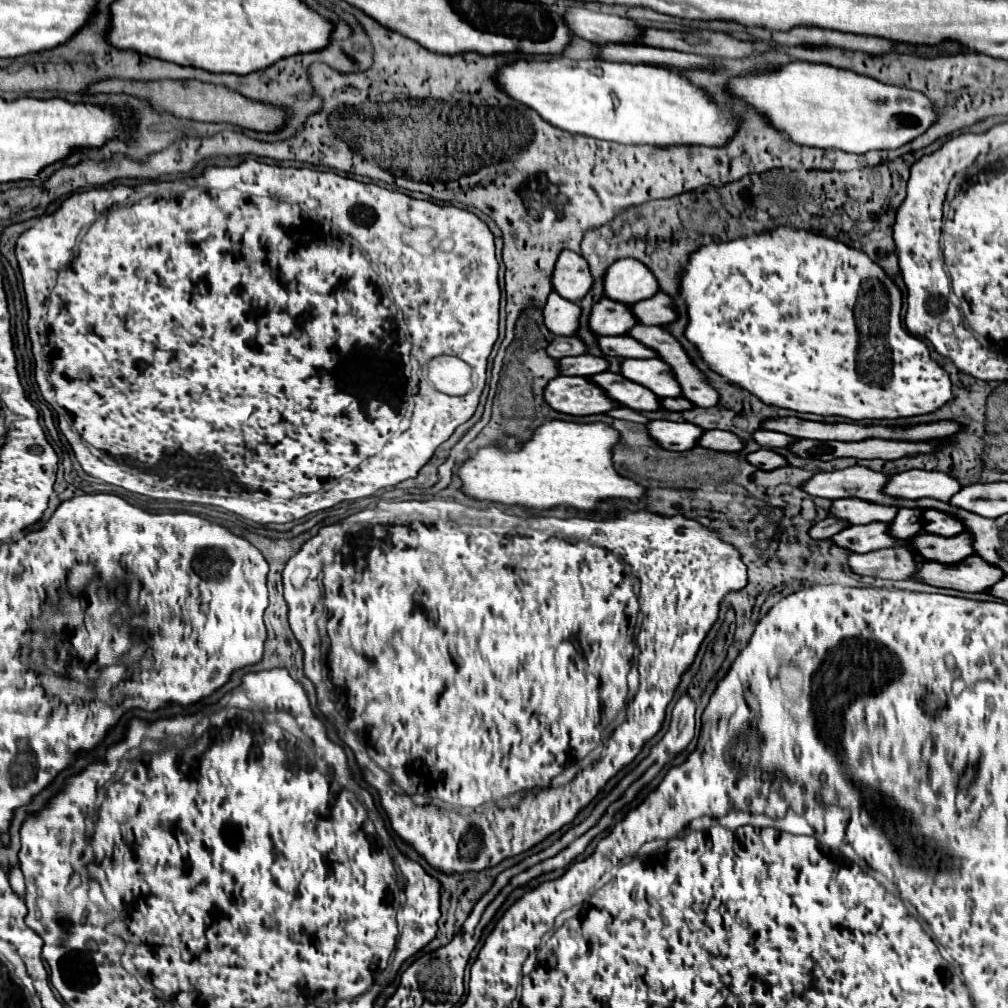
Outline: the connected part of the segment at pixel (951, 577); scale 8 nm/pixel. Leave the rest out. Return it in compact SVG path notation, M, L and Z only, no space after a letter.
M968 556L956 564L924 562L918 578L938 588L956 588L962 592L982 592L1004 578L1002 568L984 562L980 556Z

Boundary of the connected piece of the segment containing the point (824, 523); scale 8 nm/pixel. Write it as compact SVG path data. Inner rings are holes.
M828 516L828 518L824 518L824 520L820 520L820 522L816 522L814 526L812 526L812 530L810 530L810 536L812 538L832 538L834 534L838 534L838 532L842 532L844 528L848 528L850 524L848 522L844 522L842 518L834 518L834 516Z

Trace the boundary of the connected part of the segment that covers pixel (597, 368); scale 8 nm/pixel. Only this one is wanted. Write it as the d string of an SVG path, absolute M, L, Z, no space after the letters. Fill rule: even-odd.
M568 356L560 360L560 374L564 376L594 376L608 368L608 360L604 356Z

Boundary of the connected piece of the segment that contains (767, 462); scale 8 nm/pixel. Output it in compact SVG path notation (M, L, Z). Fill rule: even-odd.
M758 450L758 452L748 454L746 458L750 464L754 464L760 470L776 470L776 468L782 468L788 464L788 460L774 450Z

